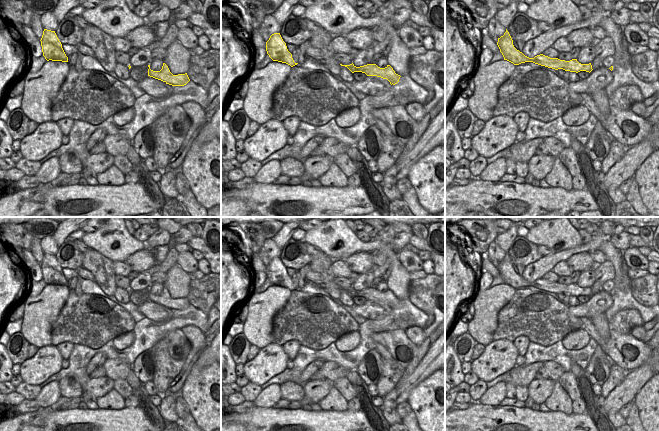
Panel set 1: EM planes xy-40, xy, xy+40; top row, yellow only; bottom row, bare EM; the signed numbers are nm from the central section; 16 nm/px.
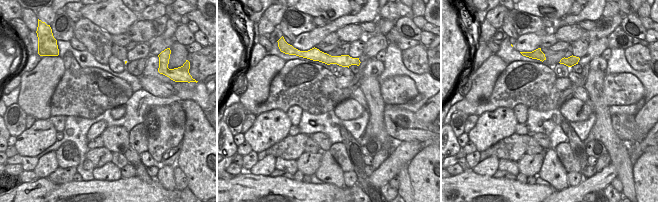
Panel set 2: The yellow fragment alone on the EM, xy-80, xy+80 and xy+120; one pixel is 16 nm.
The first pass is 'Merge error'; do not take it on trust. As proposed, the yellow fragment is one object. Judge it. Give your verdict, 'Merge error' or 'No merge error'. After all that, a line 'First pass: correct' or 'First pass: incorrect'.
No merge error
First pass: incorrect

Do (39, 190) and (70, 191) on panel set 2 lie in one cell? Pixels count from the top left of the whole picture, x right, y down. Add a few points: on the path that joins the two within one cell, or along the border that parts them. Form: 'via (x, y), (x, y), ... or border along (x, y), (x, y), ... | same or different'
border along (58, 184), (50, 191) | different

